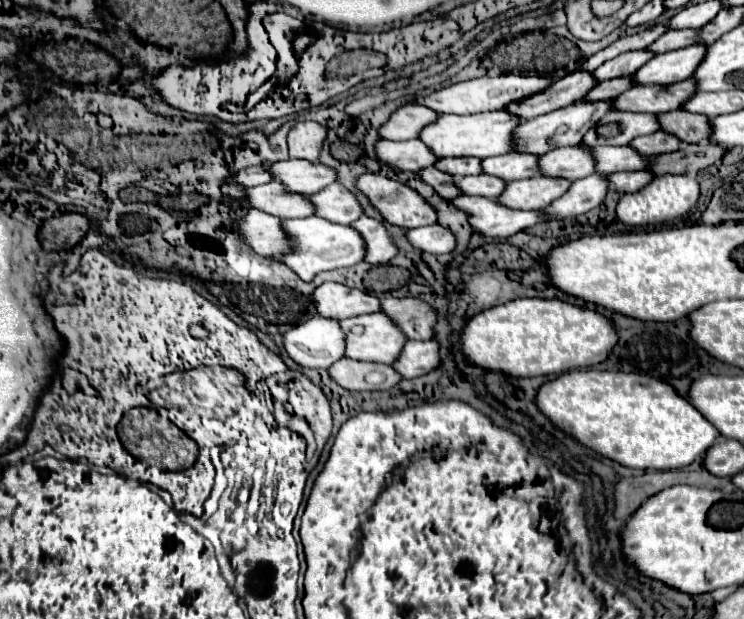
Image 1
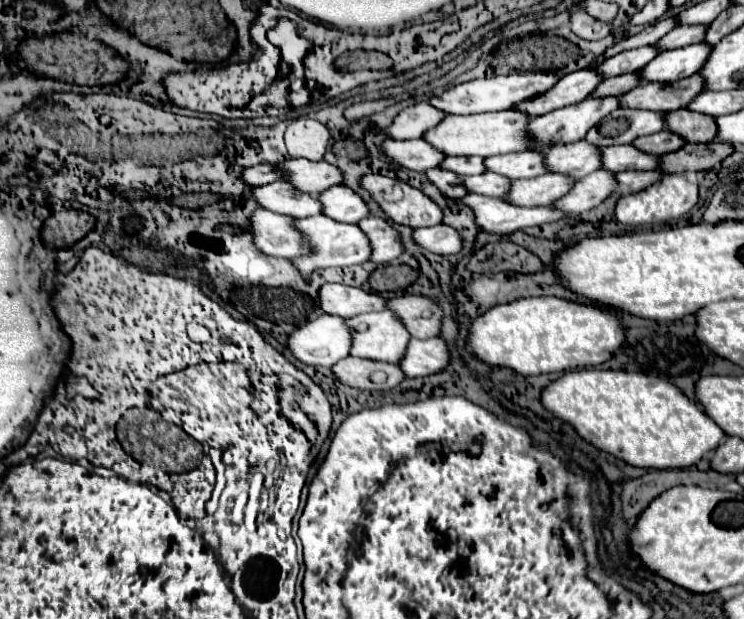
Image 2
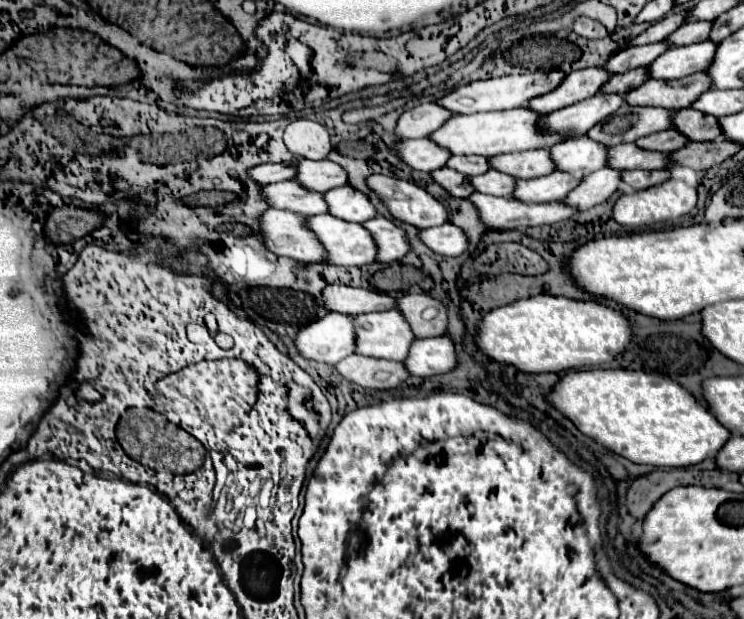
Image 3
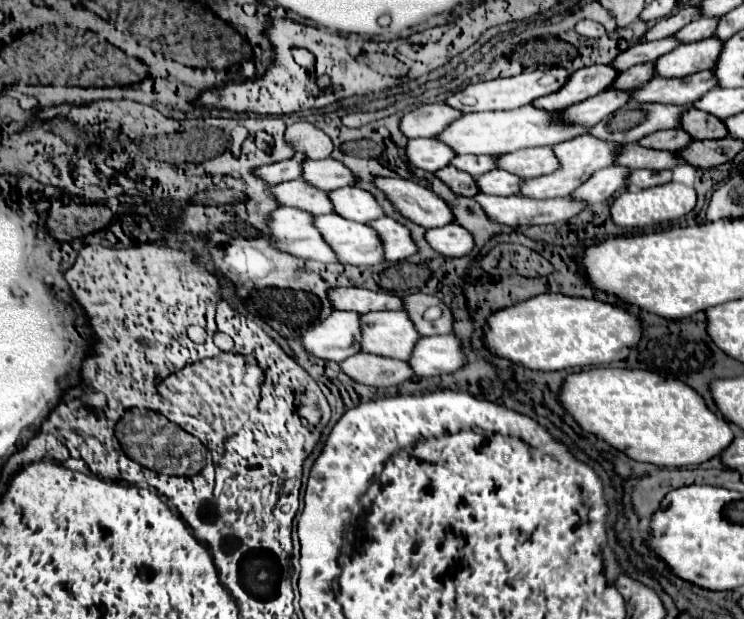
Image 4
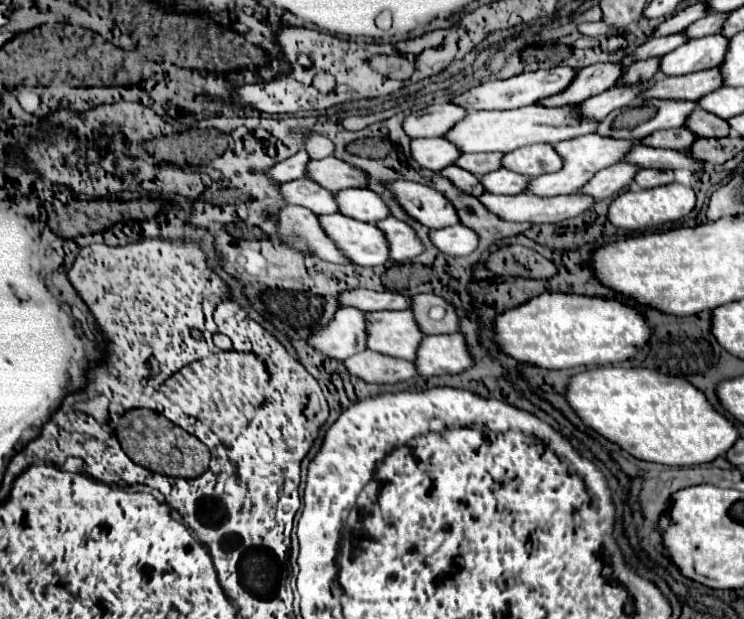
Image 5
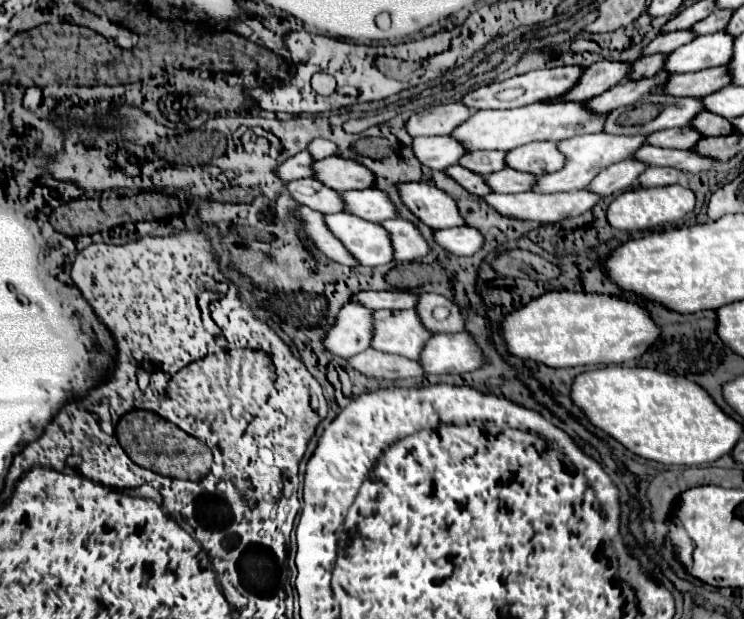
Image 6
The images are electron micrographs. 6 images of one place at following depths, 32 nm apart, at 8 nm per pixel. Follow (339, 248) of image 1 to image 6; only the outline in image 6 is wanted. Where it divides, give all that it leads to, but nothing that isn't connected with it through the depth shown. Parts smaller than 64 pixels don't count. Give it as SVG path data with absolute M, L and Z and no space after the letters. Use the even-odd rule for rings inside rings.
M350 212L326 216L330 232L344 242L344 246L364 266L380 266L392 262L392 240L382 224L360 220Z

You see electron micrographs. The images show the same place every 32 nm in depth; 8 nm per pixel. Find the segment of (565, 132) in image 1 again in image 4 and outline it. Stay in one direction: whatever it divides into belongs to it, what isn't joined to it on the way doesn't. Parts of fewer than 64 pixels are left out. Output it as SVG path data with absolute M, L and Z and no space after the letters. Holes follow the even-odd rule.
M616 88L604 90L592 98L586 98L584 102L578 102L574 106L570 106L564 112L564 120L568 122L576 122L576 124L584 124L584 126L594 126L600 120L604 120L608 114L612 114L614 110L622 108L624 104L632 102L632 92L620 92Z

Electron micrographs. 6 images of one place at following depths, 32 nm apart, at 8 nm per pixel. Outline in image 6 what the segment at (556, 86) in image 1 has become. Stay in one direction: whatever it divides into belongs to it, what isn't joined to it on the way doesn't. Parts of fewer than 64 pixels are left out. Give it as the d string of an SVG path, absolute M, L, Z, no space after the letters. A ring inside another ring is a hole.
M596 62L584 70L580 82L568 92L568 96L558 100L590 100L594 96L600 96L608 88L624 82L628 78L628 72L628 62Z

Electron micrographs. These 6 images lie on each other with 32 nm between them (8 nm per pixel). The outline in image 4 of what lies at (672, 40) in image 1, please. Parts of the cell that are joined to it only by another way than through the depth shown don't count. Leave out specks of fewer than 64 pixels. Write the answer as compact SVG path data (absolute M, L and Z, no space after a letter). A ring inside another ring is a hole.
M698 18L694 22L690 22L688 26L684 26L680 32L676 32L676 36L682 42L694 42L694 40L702 40L708 36L714 36L716 32L716 22L720 22L720 18Z

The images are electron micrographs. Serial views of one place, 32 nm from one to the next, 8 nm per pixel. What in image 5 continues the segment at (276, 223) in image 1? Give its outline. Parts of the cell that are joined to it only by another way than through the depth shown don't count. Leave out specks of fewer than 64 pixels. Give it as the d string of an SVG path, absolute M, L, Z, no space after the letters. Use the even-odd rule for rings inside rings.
M284 208L280 214L280 234L300 252L312 252L322 260L336 264L352 264L350 260L344 260L344 256L340 256L340 248L336 248L336 244L324 236L324 228L320 228L318 216L308 212L308 208Z

